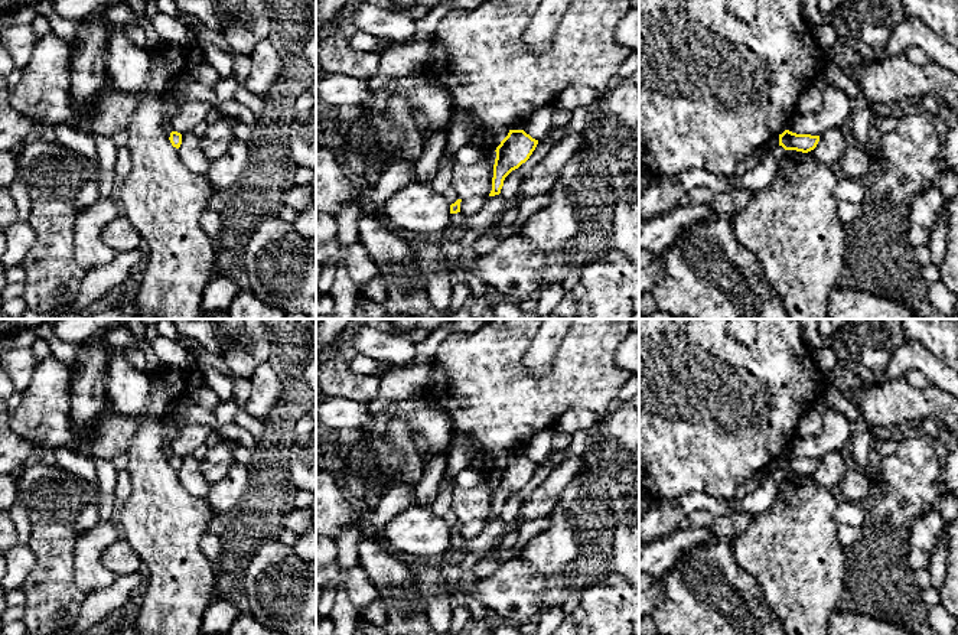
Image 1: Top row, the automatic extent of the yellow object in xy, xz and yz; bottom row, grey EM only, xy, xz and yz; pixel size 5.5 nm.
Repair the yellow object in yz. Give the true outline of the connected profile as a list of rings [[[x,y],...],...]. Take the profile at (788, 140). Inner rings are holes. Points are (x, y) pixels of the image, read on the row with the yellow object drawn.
[[[789,130],[779,134],[779,146],[782,146],[785,150],[808,153],[817,147],[818,141],[819,136],[796,134]]]

